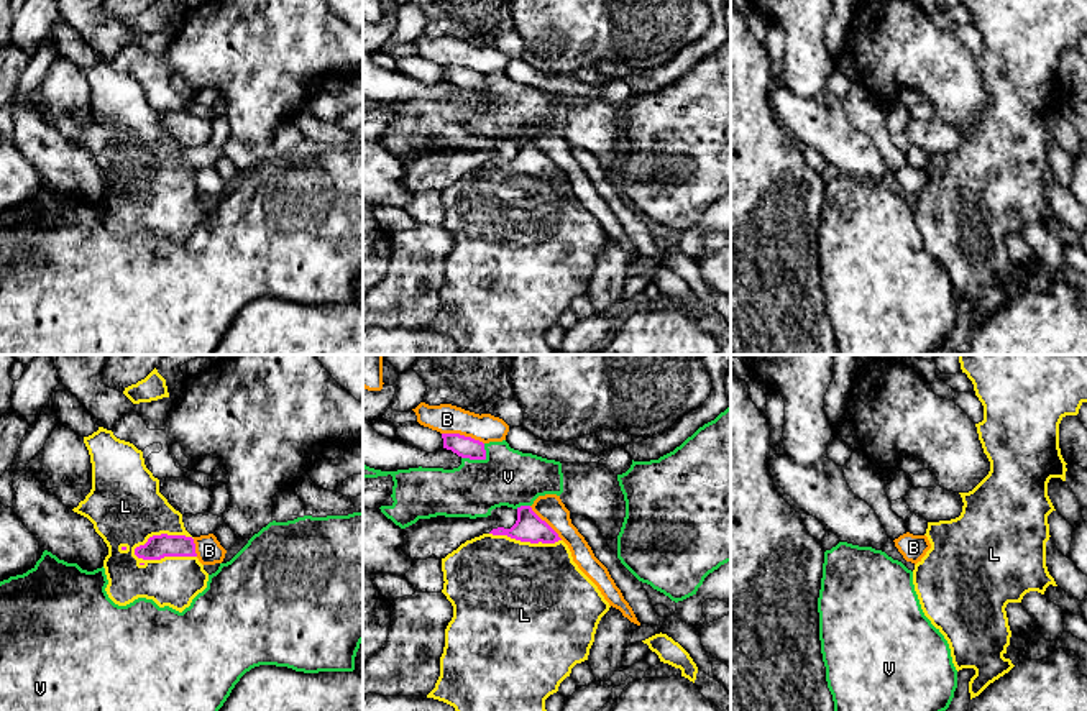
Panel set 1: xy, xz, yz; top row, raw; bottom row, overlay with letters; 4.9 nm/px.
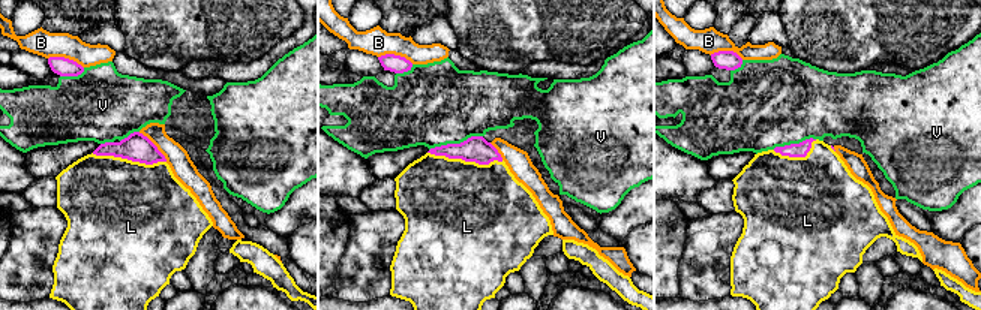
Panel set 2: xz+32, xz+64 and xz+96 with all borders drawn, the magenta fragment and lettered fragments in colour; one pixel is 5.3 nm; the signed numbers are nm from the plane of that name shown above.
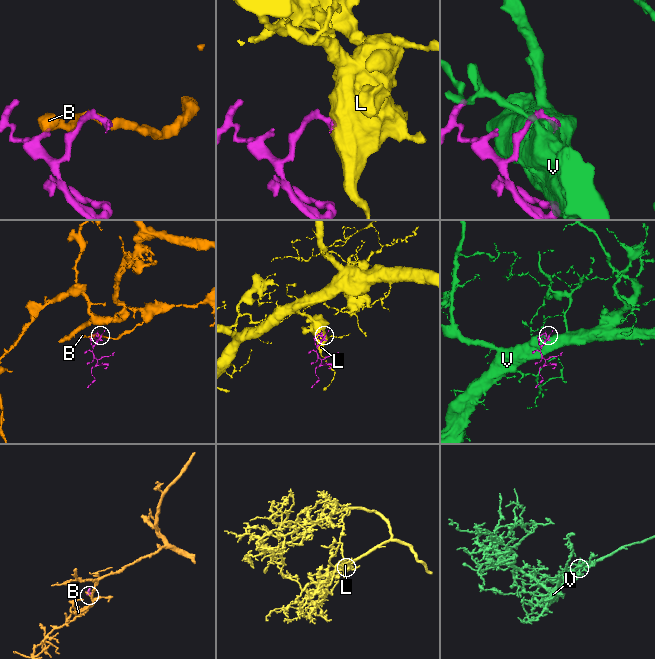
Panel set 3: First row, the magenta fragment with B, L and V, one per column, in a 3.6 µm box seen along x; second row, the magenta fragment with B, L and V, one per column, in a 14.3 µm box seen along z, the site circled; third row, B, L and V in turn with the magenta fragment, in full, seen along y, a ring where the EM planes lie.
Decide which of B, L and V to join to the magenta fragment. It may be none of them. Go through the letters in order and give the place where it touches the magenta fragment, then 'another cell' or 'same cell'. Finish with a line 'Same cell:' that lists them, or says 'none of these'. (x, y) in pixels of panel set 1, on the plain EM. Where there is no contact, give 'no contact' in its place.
B: contact xz (463, 68); another cell
L: contact xy (163, 189); same cell
V: contact xz (480, 91); another cell
Same cell: L

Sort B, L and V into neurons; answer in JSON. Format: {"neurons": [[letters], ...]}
{"neurons": [["B"], ["L"], ["V"]]}

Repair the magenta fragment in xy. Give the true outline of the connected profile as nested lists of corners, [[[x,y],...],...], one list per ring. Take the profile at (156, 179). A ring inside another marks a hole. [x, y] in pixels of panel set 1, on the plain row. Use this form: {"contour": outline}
{"contour": [[[99,59],[84,76],[92,95],[92,122],[72,143],[87,149],[108,179],[103,192],[108,230],[126,238],[138,230],[179,245],[207,220],[209,205],[199,194],[194,169],[186,163],[182,146],[159,125],[159,112],[146,100],[143,84]]]}

